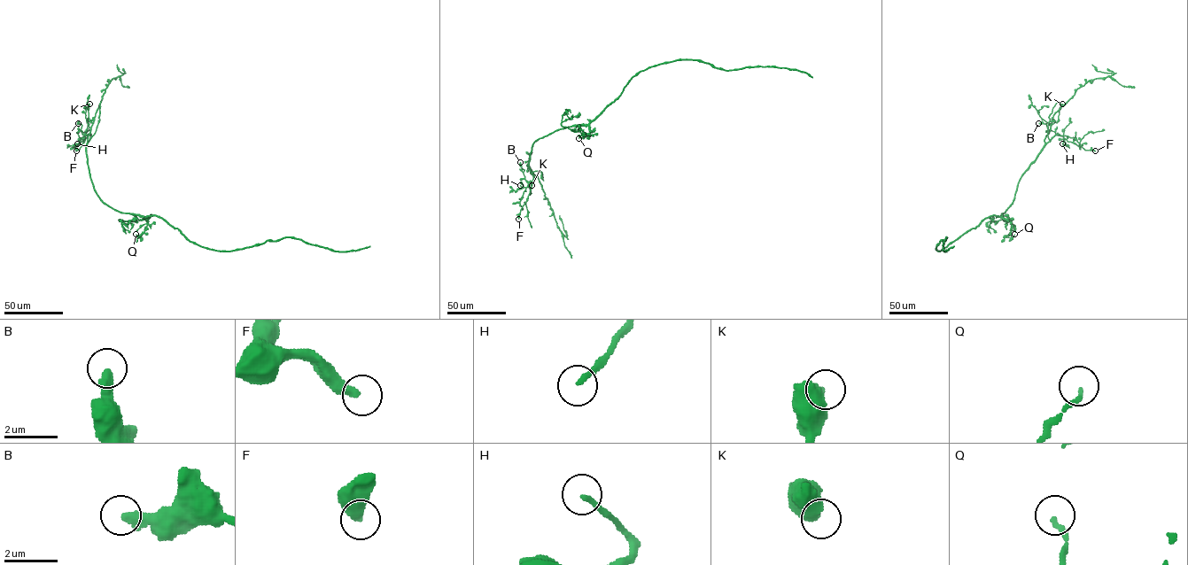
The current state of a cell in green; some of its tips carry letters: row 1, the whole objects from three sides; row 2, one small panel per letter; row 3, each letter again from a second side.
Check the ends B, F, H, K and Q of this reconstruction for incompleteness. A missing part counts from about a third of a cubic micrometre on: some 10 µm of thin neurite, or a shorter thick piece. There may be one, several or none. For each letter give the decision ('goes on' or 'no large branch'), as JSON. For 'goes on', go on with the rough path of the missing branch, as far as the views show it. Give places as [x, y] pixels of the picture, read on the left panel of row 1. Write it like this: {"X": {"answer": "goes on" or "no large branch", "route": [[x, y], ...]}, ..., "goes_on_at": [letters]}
{"B": {"answer": "no large branch"}, "F": {"answer": "goes on"}, "H": {"answer": "goes on"}, "K": {"answer": "no large branch"}, "Q": {"answer": "no large branch"}, "goes_on_at": ["F", "H"]}

